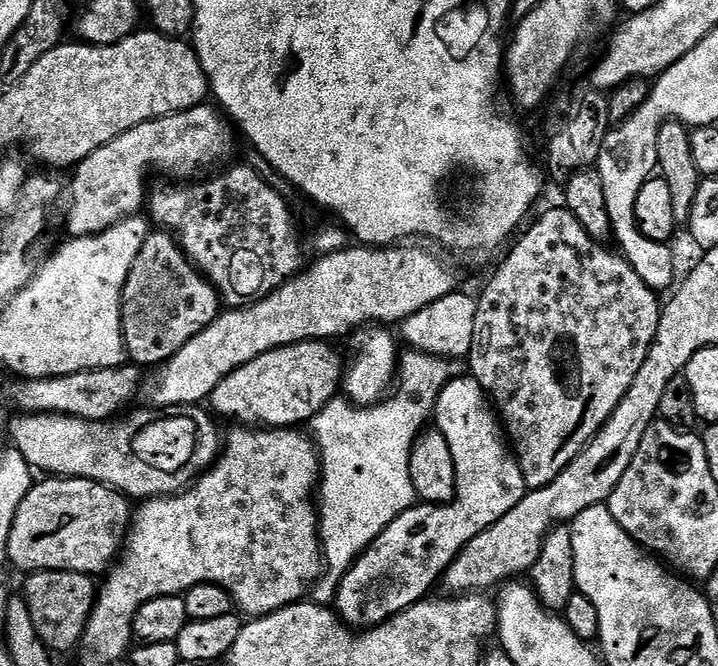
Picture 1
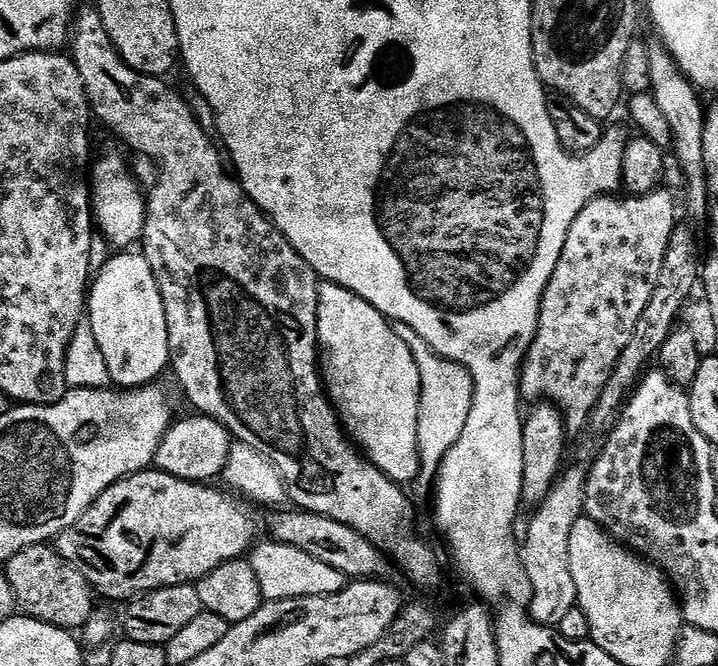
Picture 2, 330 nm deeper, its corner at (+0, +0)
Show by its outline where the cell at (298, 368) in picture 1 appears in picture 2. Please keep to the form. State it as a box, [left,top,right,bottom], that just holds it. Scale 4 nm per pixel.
[155,414,234,482]

